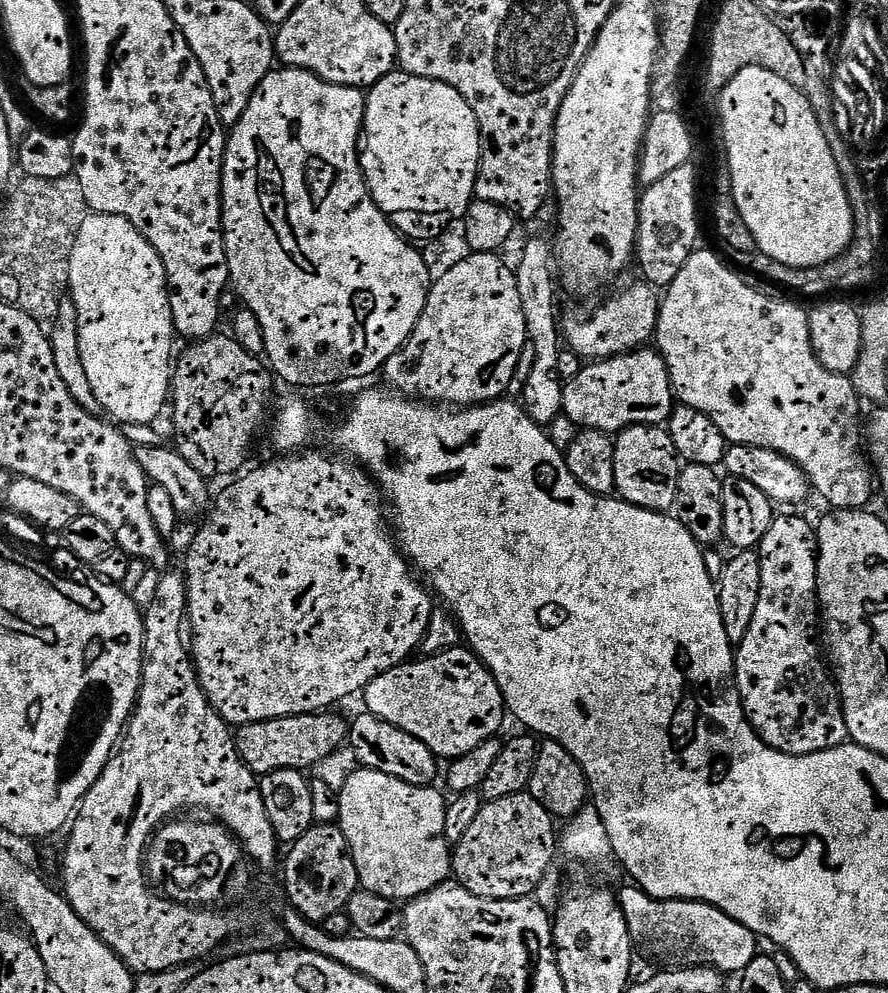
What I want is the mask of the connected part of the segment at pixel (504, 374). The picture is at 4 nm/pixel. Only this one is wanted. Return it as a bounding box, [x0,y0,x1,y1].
[382,252,529,406]

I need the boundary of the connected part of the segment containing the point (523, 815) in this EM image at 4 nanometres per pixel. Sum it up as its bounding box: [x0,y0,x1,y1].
[452,790,558,900]

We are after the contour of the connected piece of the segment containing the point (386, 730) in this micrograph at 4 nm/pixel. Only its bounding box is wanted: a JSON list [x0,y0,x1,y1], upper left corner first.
[347,714,438,788]

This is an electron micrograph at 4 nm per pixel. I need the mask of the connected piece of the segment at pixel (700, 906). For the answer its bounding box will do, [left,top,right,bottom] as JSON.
[617,884,759,974]

